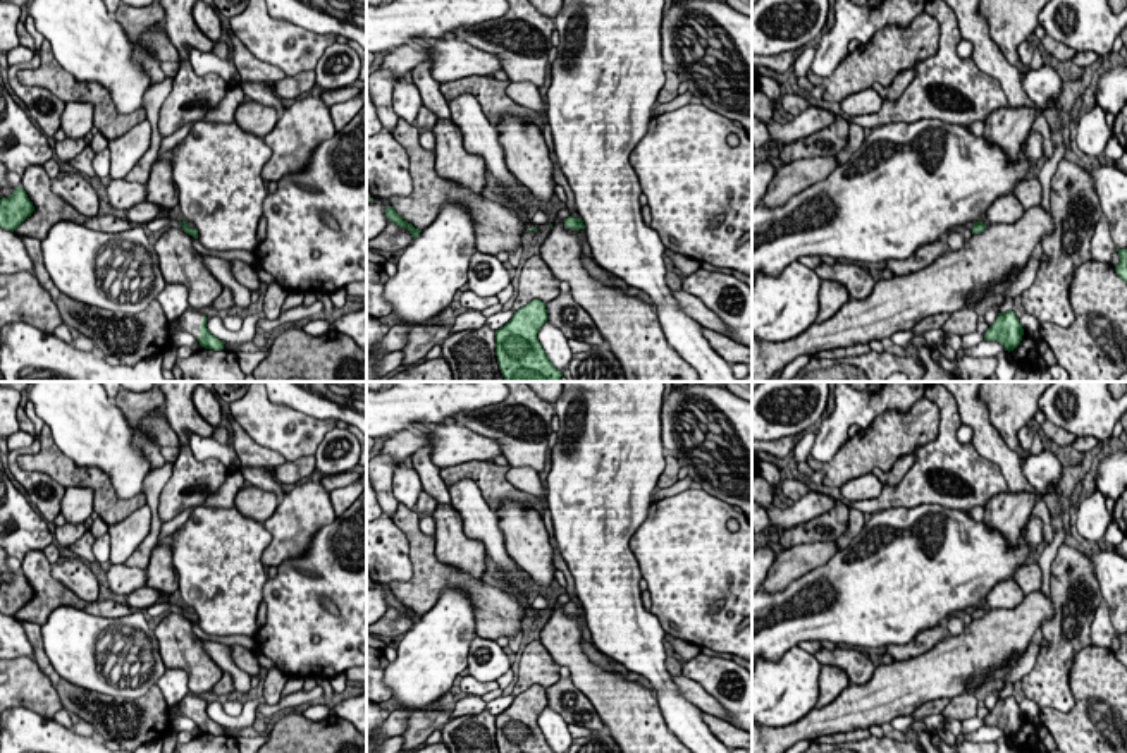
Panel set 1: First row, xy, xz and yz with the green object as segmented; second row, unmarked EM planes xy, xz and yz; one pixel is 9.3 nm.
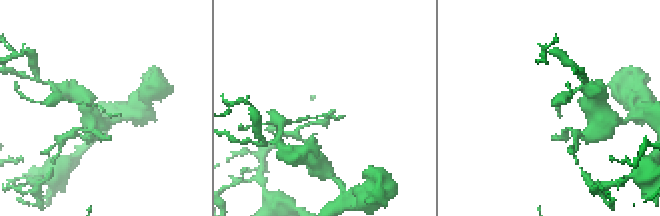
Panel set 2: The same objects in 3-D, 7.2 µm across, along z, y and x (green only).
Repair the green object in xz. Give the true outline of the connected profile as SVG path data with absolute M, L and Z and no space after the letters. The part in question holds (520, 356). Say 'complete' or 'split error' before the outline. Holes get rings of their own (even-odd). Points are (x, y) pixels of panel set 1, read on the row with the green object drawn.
complete; M533 299L496 330L496 356L506 382L559 382L563 376L537 339L545 321L545 303Z

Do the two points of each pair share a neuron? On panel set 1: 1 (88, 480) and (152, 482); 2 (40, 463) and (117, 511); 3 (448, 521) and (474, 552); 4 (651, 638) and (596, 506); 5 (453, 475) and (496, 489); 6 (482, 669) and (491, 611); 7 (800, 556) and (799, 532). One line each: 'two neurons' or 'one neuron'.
1: two neurons
2: one neuron
3: one neuron
4: one neuron
5: one neuron
6: two neurons
7: two neurons

